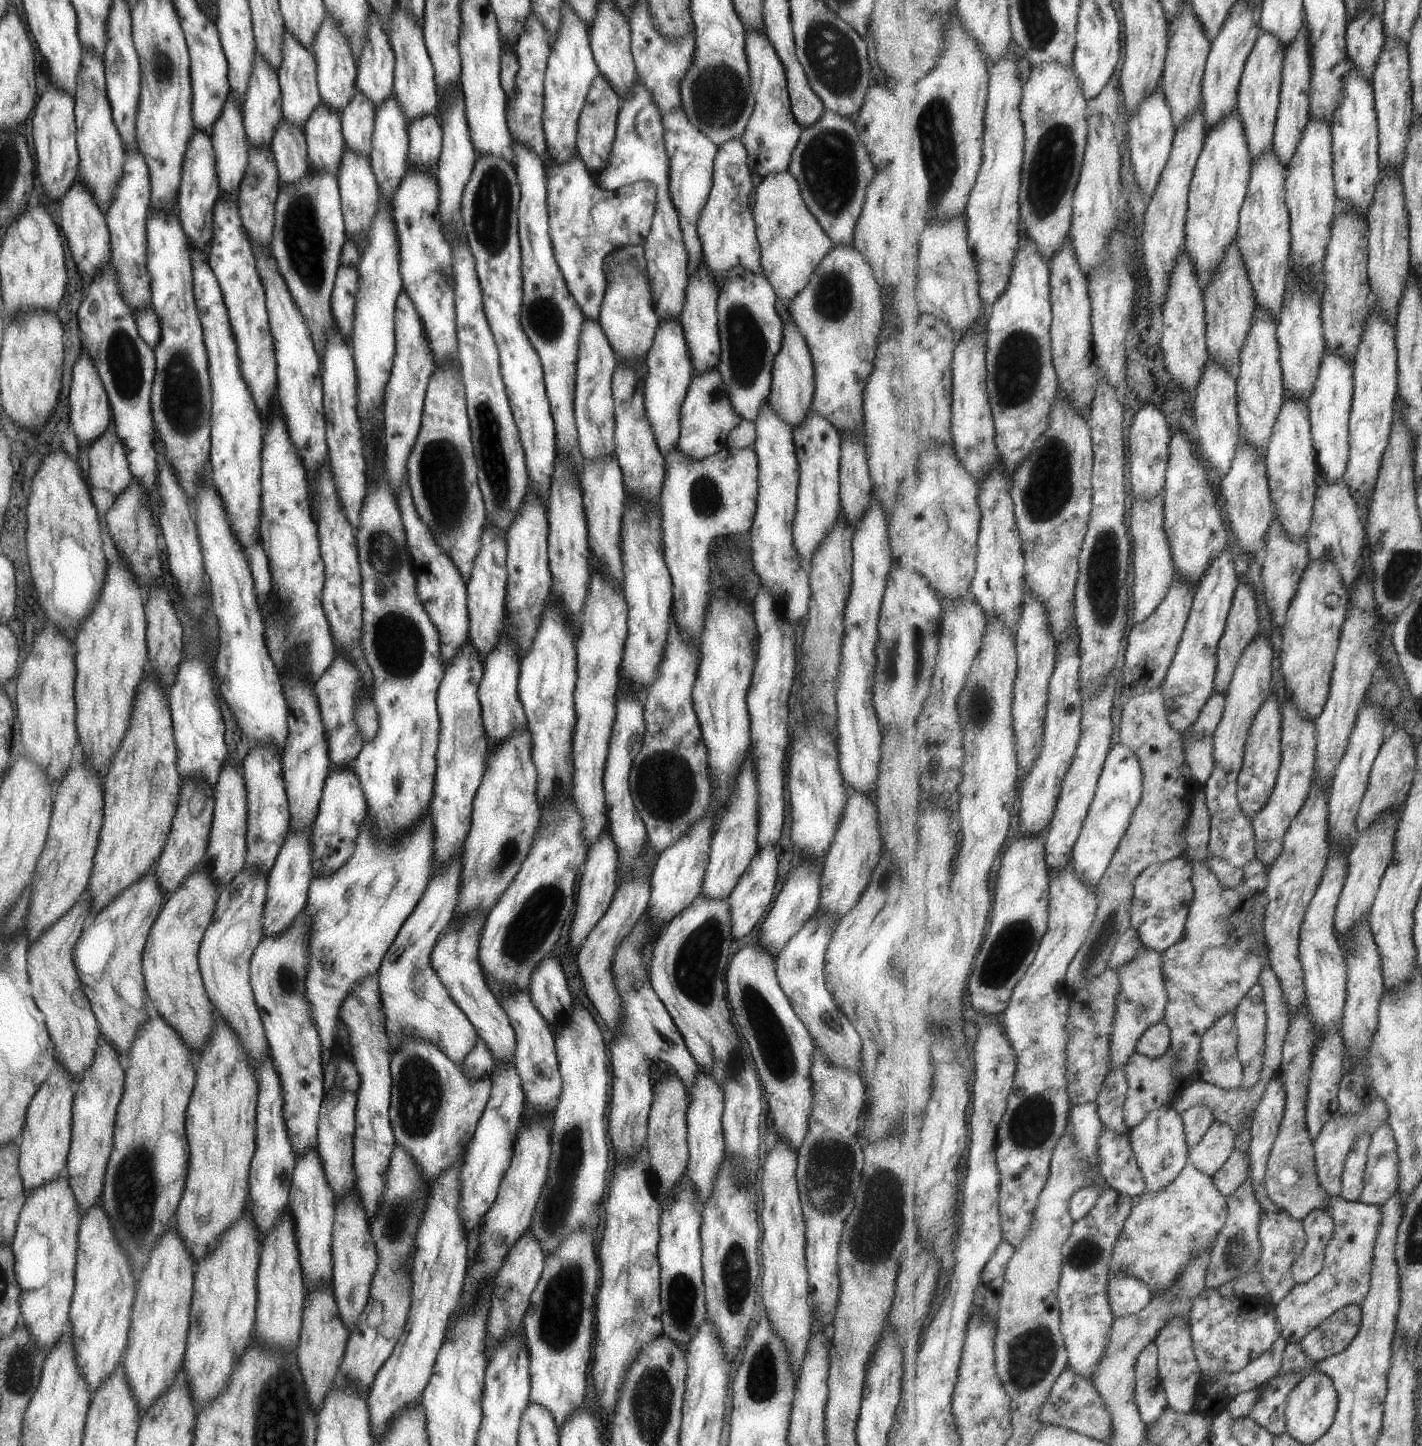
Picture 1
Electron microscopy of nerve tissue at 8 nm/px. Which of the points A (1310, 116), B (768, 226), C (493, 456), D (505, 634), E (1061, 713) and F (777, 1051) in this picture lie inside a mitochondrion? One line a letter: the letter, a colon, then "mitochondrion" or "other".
A: other
B: other
C: mitochondrion
D: other
E: other
F: mitochondrion

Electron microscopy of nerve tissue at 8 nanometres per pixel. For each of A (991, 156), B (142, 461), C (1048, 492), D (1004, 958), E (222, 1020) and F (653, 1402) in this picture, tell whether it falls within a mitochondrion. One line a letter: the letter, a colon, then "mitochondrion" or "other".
A: other
B: other
C: mitochondrion
D: mitochondrion
E: other
F: mitochondrion

